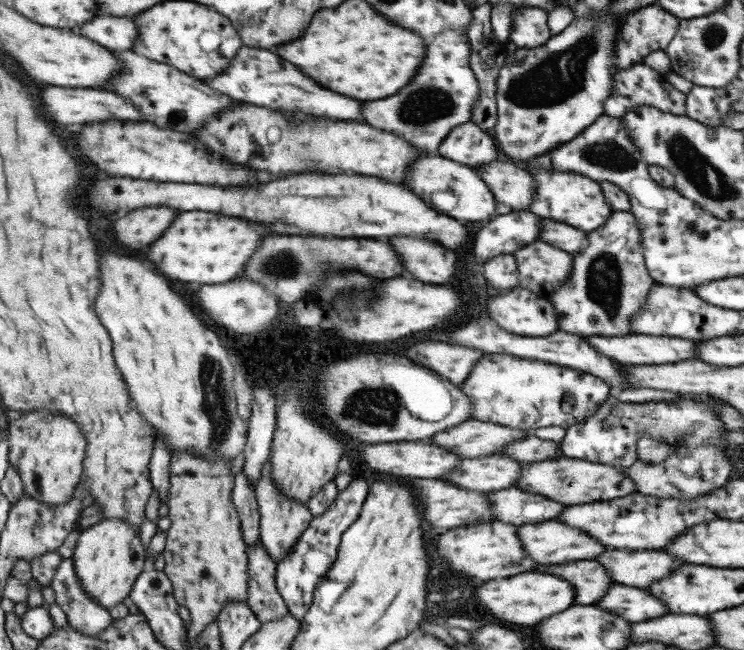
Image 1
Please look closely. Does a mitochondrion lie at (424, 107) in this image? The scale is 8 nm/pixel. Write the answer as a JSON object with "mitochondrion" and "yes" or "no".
{"mitochondrion":"yes"}

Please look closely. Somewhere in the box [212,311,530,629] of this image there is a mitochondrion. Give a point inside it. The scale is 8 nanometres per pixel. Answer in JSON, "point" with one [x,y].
{"point":[380,406]}

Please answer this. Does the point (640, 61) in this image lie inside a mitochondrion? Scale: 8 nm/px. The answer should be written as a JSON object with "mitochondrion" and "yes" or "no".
{"mitochondrion":"no"}

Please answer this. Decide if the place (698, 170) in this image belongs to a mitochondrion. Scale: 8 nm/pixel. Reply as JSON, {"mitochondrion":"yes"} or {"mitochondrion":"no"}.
{"mitochondrion":"yes"}

